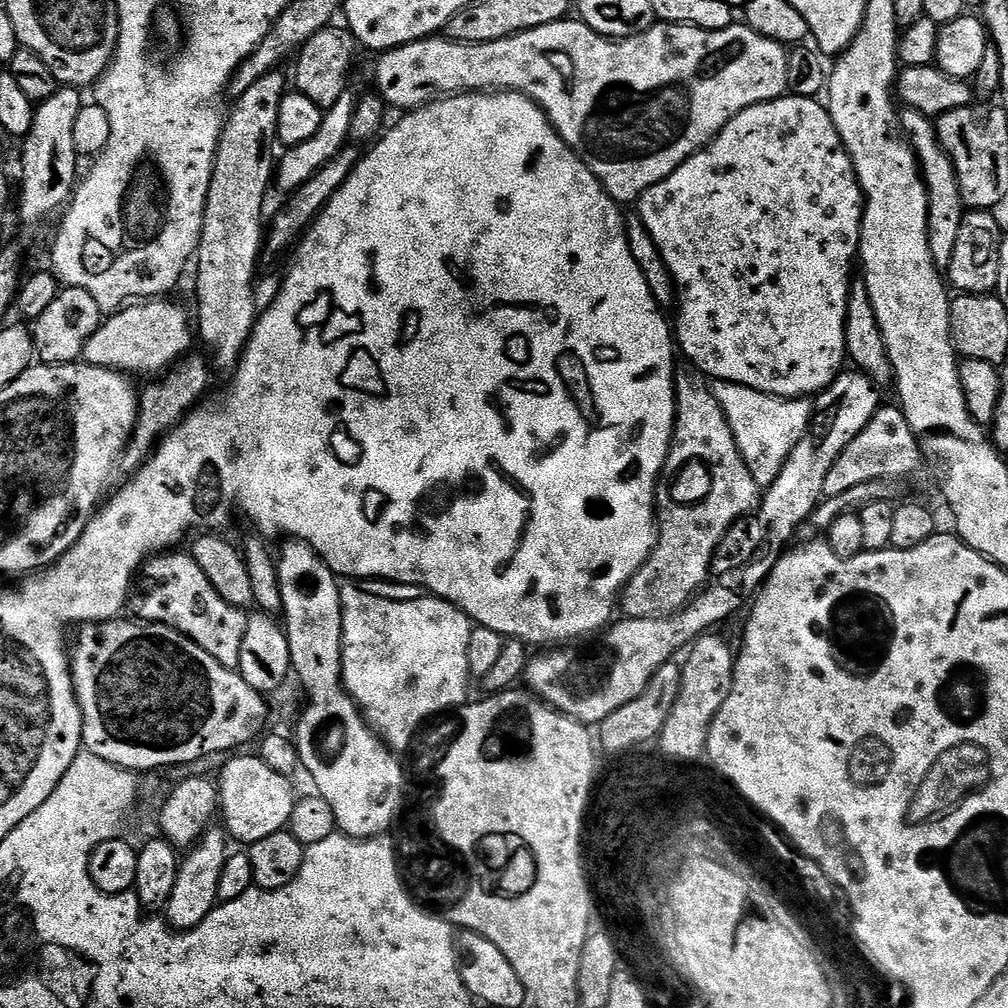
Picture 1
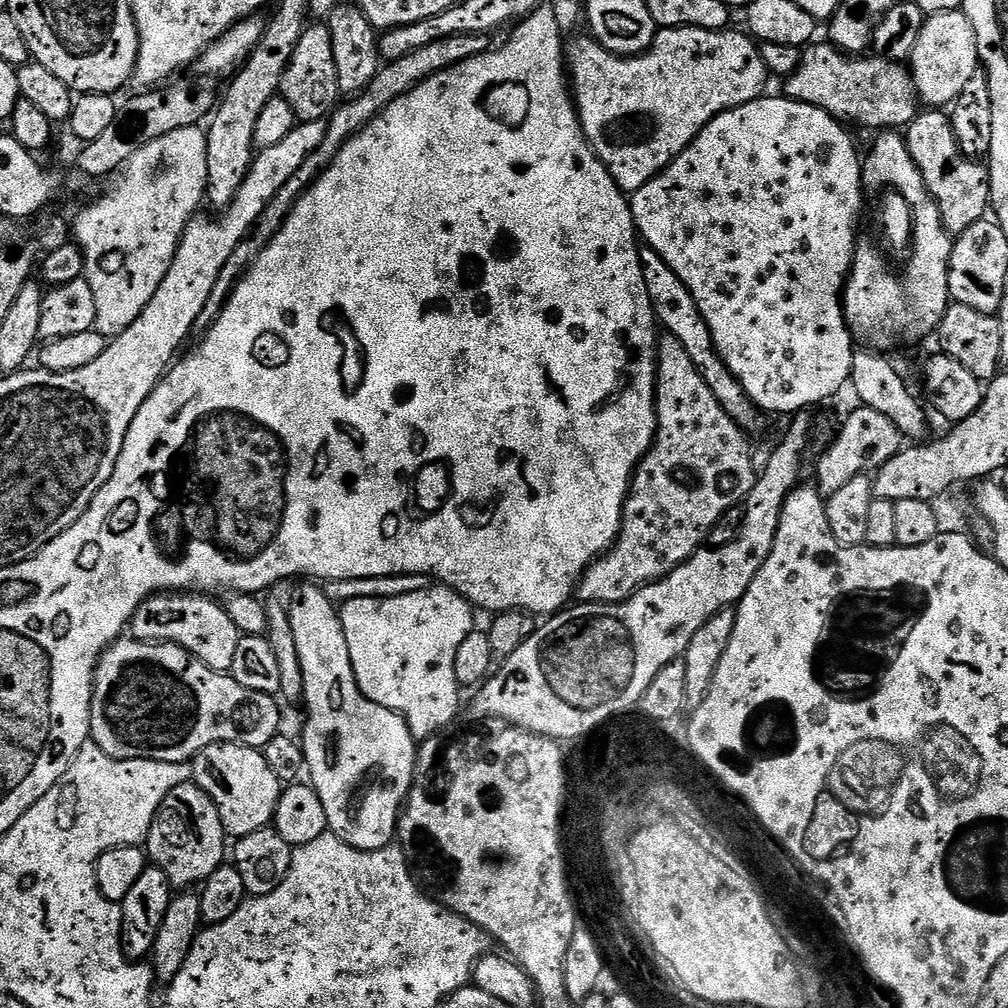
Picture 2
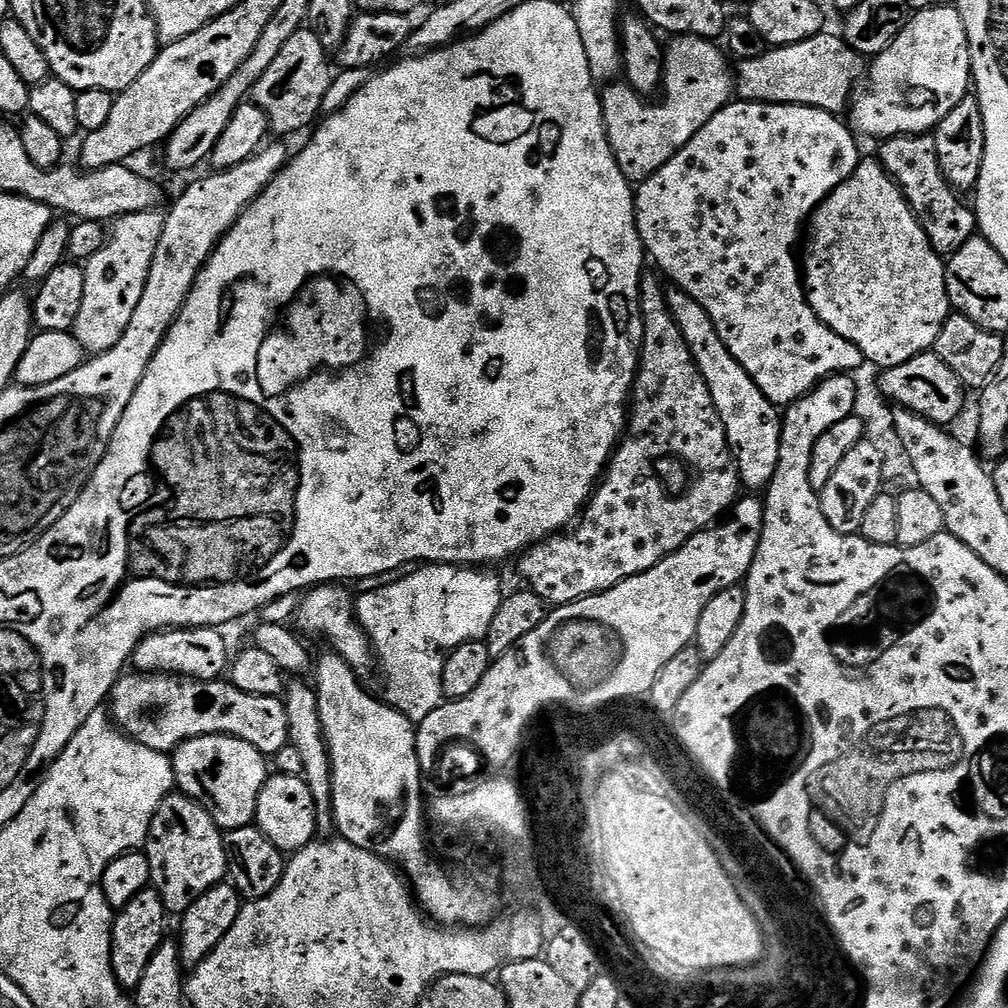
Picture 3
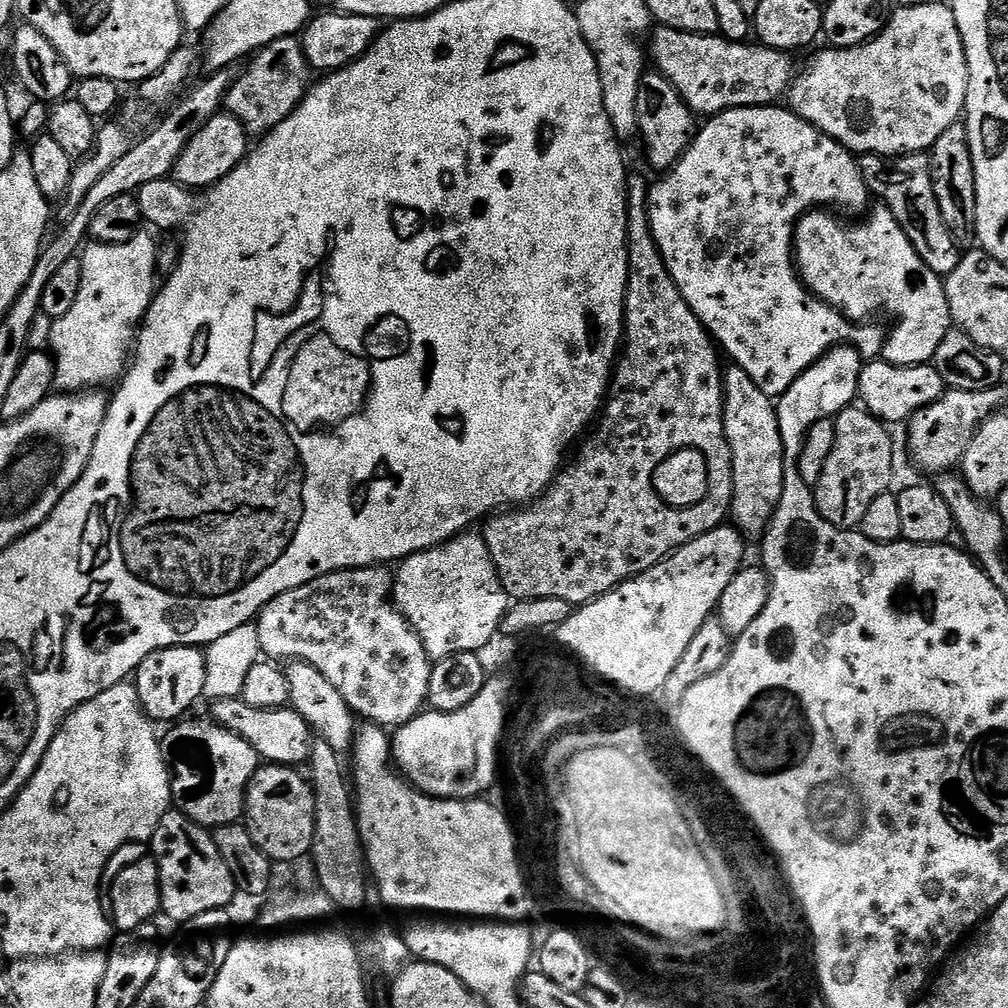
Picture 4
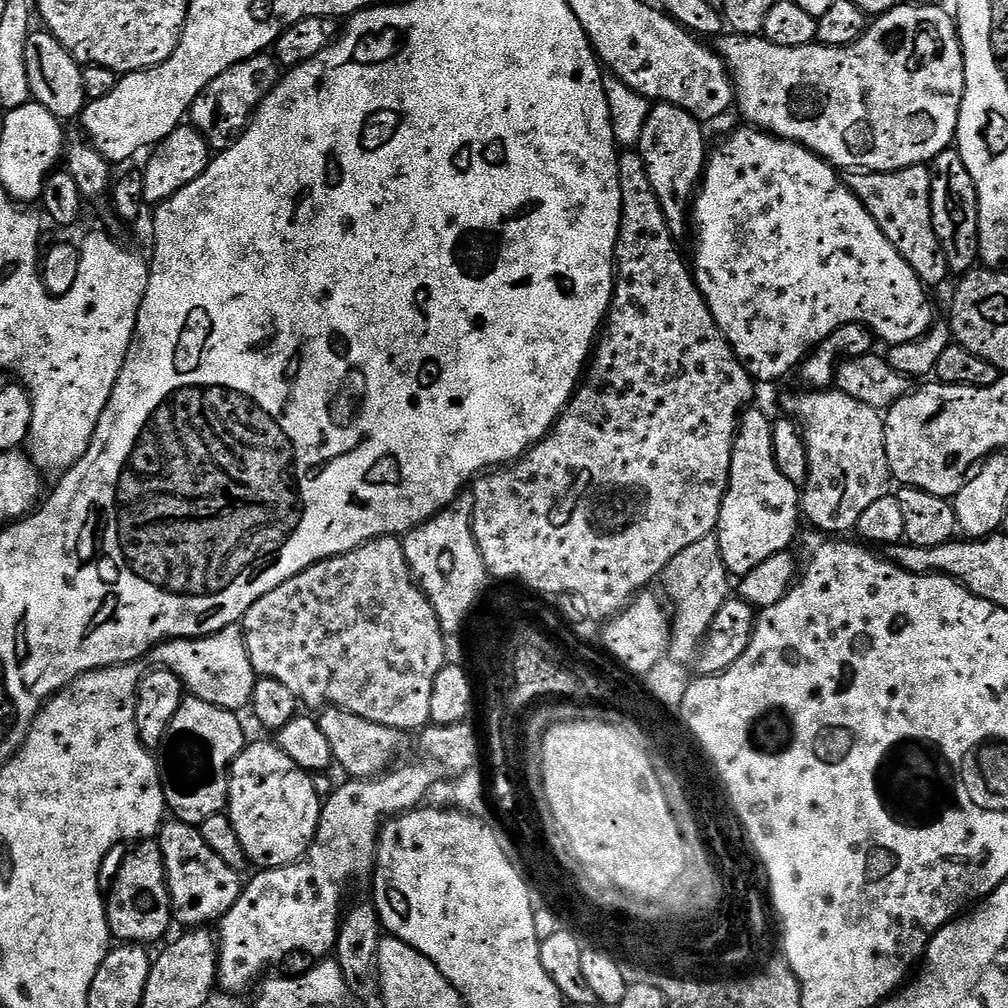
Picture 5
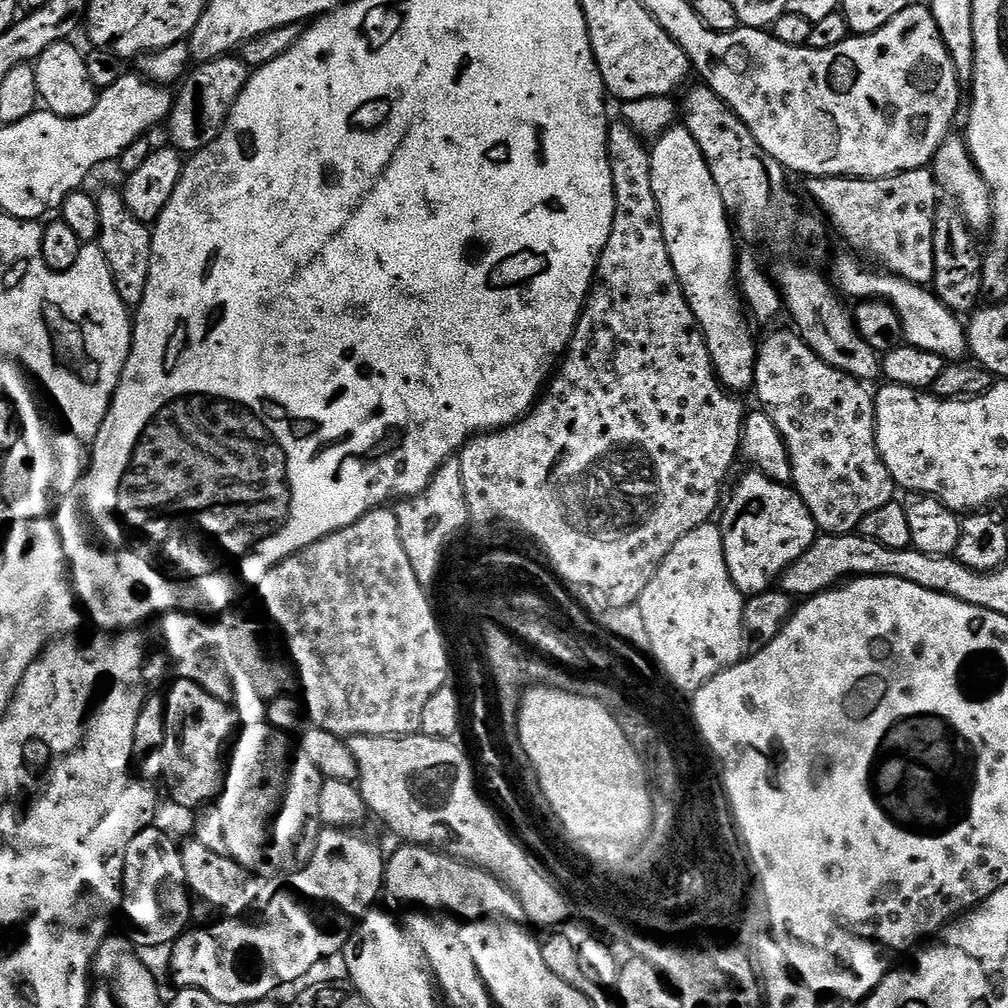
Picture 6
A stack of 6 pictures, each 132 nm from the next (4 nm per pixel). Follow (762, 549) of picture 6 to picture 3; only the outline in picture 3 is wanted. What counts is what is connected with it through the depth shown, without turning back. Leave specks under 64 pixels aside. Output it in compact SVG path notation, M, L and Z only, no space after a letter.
M675 286L667 289L668 309L682 330L682 338L686 338L688 349L692 351L694 362L710 390L710 398L714 398L714 406L722 418L722 426L728 435L728 444L736 457L736 471L740 473L740 483L748 490L767 489L774 478L774 470L778 470L778 452L780 450L780 430L782 412L777 405L771 404L758 390L754 378L746 374L746 370L730 354L726 342L718 334L714 322L710 322L710 314L686 290Z

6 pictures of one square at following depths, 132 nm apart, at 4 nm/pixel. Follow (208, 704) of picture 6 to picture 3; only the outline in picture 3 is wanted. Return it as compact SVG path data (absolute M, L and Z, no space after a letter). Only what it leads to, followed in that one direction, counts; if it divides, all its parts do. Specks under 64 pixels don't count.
M199 736L179 744L175 752L171 753L170 759L176 775L176 788L192 800L199 800L207 806L221 830L246 828L255 821L260 791L264 789L270 769L264 753L250 746L250 742L242 742L233 736Z

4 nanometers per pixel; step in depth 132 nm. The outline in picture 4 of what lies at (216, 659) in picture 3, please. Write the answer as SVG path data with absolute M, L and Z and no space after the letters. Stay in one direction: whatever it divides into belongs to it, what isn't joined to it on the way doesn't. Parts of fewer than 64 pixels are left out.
M178 646L154 650L136 667L134 683L143 715L153 722L176 722L187 717L199 696L205 695L206 658L196 646Z

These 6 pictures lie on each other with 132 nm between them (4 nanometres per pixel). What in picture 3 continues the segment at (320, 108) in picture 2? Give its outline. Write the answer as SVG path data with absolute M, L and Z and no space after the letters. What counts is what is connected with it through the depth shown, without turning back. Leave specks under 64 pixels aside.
M305 26L299 28L282 46L278 58L270 62L266 74L258 78L250 93L251 103L257 104L268 119L268 127L277 137L288 138L303 128L311 129L317 123L316 116L321 115L322 98L326 98L326 90L330 90L330 82L334 75L334 68L328 65L329 49L318 42L318 34Z

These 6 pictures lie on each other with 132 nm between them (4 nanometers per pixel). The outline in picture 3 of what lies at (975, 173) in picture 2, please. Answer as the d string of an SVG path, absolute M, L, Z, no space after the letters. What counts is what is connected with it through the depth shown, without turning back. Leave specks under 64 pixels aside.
M932 134L918 136L893 136L891 140L879 145L878 159L883 168L892 175L892 181L902 190L906 202L920 217L920 223L926 230L926 238L930 238L930 246L939 256L952 256L970 238L977 235L978 225L976 213L971 207L963 204L956 189L944 176L939 166L938 152L935 149L935 138Z

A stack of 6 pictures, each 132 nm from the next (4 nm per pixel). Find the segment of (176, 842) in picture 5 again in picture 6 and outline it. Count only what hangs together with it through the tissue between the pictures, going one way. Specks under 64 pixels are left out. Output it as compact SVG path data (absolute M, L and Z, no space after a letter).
M188 838L180 848L182 870L186 874L188 891L193 899L192 918L197 925L208 926L221 918L240 918L256 899L259 901L261 877L243 868L231 856L214 854L202 842Z

